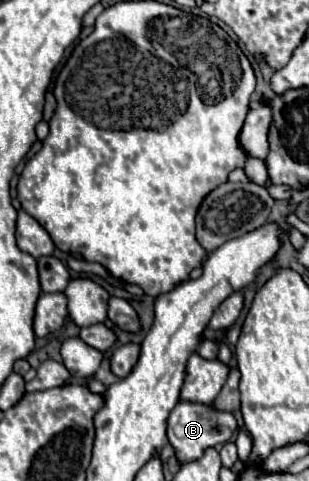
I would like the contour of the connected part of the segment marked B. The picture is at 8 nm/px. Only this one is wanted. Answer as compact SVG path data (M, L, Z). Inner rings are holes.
M179 402L167 422L167 438L175 450L175 458L179 460L179 464L187 464L187 462L199 460L205 454L205 450L231 442L237 428L239 428L239 424L237 424L237 418L233 412L219 410L211 404Z

